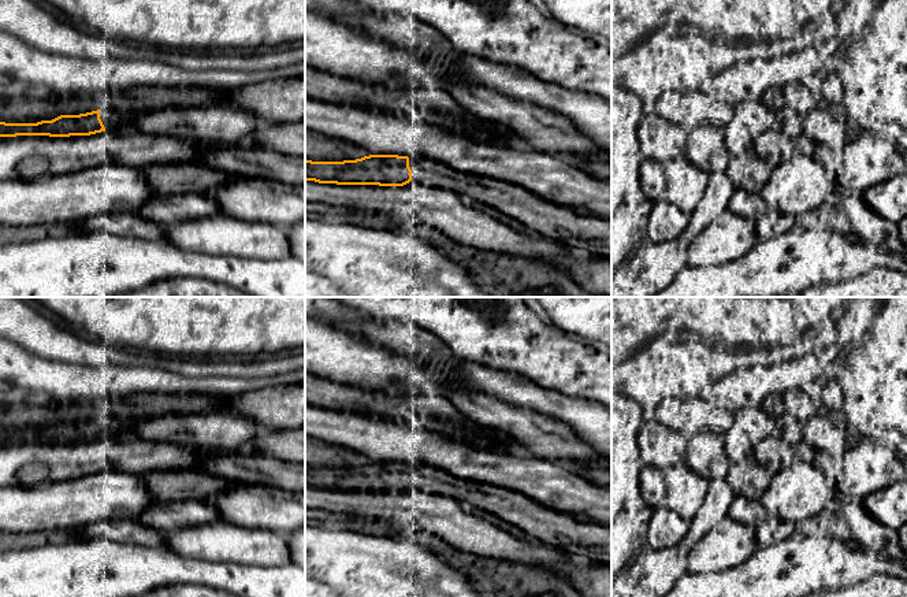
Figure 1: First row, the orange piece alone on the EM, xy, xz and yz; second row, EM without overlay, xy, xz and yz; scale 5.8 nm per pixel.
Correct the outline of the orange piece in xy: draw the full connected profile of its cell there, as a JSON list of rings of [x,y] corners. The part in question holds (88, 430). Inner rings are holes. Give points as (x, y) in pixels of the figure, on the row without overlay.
[[[103,414],[101,416],[97,418],[79,422],[60,422],[52,427],[41,427],[37,430],[0,429],[0,444],[16,442],[70,444],[90,442],[105,437],[109,438],[133,437],[131,423]]]

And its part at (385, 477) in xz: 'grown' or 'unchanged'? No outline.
grown

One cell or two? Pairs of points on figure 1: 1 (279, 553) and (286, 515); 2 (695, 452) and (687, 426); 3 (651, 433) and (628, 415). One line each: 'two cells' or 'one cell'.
1: two cells
2: two cells
3: two cells

